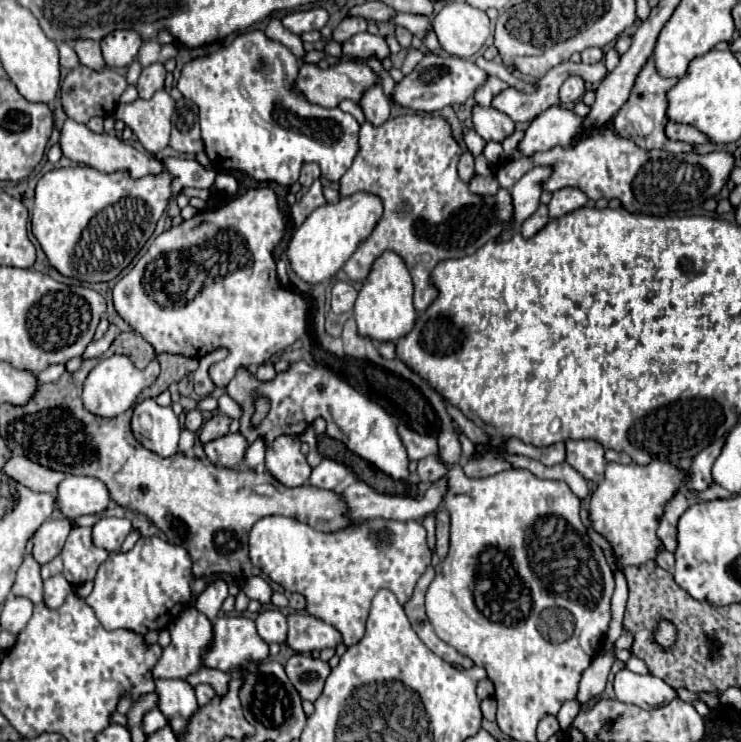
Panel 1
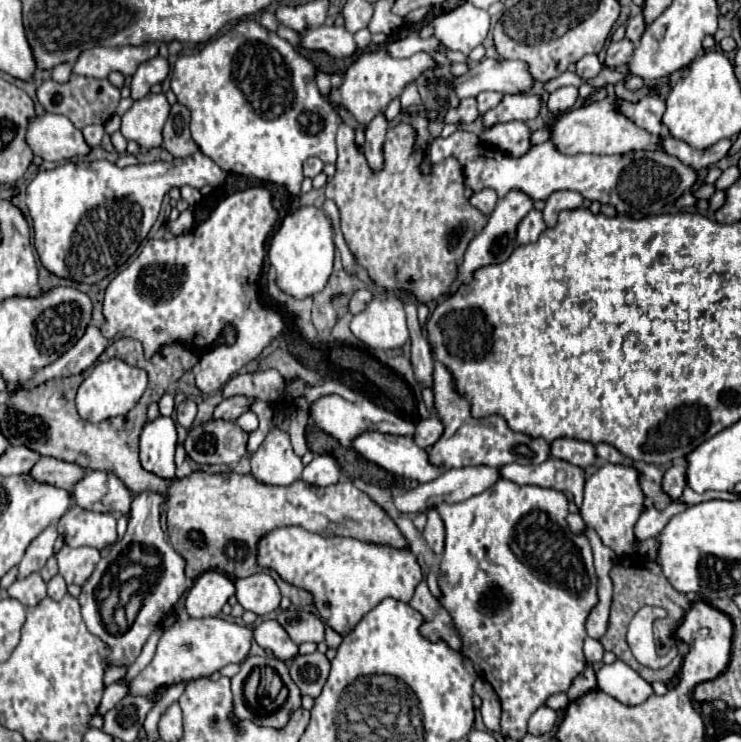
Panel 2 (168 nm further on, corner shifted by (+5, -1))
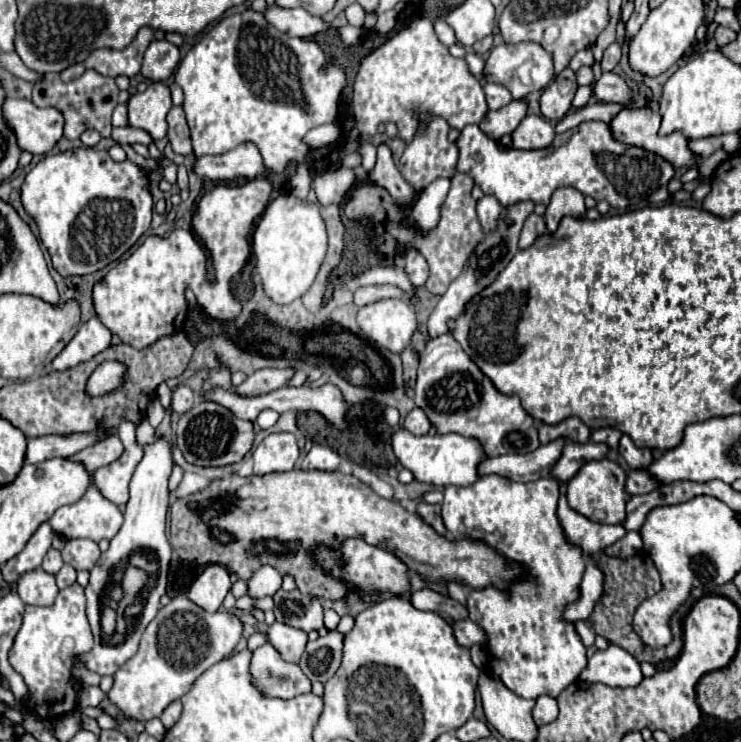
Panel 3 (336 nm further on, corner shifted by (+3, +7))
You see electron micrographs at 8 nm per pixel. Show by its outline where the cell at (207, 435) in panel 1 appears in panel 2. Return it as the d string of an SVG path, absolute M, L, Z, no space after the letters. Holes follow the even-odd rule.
M236 395L230 399L224 399L216 411L214 411L214 419L226 419L226 421L236 421L242 413L246 413L250 409L250 405L256 399L252 397L244 397L244 395Z

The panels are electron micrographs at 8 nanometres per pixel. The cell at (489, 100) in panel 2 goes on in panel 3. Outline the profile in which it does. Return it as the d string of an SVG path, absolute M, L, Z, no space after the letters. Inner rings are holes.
M486 83L484 93L486 93L488 109L500 109L500 107L504 107L504 105L508 105L512 101L510 91L506 87L498 85L498 83Z

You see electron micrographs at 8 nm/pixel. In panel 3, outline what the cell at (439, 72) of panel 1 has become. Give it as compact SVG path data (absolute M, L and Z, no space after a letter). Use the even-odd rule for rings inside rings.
M504 43L504 45L492 47L492 51L486 59L482 77L488 83L504 85L512 93L514 99L524 99L528 93L544 89L554 79L552 55L548 55L548 51L544 51L538 43L516 43L516 45Z

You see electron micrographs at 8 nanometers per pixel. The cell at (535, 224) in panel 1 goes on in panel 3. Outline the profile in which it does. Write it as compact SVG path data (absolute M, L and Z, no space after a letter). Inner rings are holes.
M532 213L526 223L524 223L524 229L522 229L522 235L520 235L520 249L524 247L530 247L536 239L536 235L542 235L546 233L546 223L544 223L544 217L542 215L536 215Z

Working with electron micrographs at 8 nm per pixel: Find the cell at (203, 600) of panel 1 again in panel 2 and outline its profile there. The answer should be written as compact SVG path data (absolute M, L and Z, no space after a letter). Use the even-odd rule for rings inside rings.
M220 571L202 573L186 597L186 613L190 617L216 617L224 603L234 595L234 583Z

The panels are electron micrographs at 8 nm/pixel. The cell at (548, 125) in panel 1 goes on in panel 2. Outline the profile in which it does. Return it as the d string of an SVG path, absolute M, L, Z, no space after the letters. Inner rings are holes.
M608 83L608 97L602 101L594 101L586 107L570 109L568 113L560 115L556 123L550 127L552 131L552 141L558 147L558 151L566 155L576 155L576 153L596 153L596 155L614 155L614 153L628 153L628 151L662 151L662 137L660 135L650 135L648 131L642 131L636 127L630 119L626 119L622 113L616 111L614 105L614 87Z

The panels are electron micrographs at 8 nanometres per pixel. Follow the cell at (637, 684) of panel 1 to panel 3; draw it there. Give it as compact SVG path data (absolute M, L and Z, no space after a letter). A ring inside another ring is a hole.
M610 645L606 651L596 651L580 673L580 679L590 683L604 683L608 687L636 687L642 683L644 675L640 663L622 647Z

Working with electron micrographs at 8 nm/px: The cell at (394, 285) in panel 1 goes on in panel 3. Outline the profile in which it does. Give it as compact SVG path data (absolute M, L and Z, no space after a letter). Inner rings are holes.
M380 299L358 311L358 327L364 337L392 353L410 345L416 323L416 313L404 299Z

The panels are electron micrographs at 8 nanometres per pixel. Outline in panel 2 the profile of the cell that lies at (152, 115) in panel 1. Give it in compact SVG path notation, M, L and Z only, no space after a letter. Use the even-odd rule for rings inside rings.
M164 93L152 95L134 101L134 105L122 115L120 133L130 141L136 141L144 149L162 145L162 127L168 119L170 103Z

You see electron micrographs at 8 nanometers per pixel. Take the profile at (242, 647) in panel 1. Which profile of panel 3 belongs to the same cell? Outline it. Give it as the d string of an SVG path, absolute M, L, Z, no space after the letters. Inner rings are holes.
M178 595L158 611L146 627L138 653L114 675L114 687L108 699L126 715L138 721L160 717L160 713L214 663L224 659L242 637L242 621L228 611L206 613L188 597Z

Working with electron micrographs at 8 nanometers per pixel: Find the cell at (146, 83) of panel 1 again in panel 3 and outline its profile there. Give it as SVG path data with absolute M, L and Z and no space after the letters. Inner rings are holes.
M152 41L144 53L142 75L150 81L166 81L180 61L180 51L168 41Z

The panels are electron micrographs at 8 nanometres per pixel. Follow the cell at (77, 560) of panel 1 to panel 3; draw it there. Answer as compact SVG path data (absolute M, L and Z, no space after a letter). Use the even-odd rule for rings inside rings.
M68 539L66 547L62 549L62 559L76 571L90 571L100 559L98 543L92 539Z

